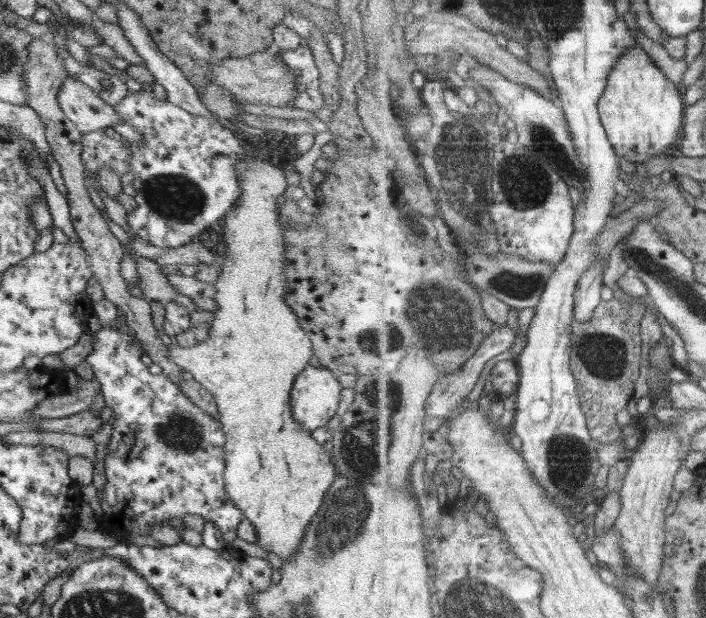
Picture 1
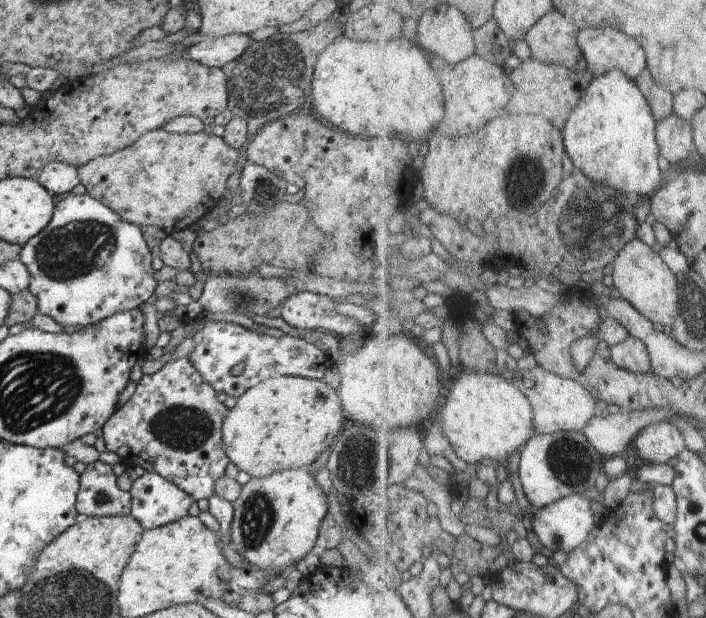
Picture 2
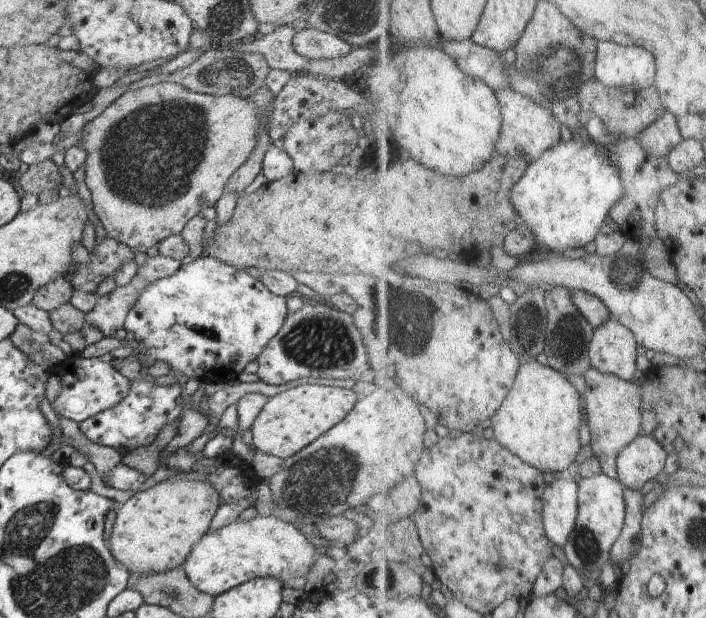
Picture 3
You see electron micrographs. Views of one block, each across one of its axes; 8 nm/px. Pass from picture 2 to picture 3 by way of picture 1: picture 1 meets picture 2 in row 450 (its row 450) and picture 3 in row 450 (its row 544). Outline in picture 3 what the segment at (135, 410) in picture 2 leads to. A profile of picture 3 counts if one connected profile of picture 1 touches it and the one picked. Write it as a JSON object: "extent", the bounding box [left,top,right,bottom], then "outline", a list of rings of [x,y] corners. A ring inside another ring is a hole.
{"extent":[80,378,218,451],"outline":[[[143,378],[130,382],[128,394],[114,404],[112,408],[106,408],[96,416],[90,416],[87,420],[80,423],[80,430],[84,436],[88,437],[93,443],[114,448],[126,448],[126,450],[134,451],[140,447],[150,446],[159,432],[163,429],[164,425],[172,425],[178,428],[180,420],[182,420],[182,411],[184,409],[196,410],[208,420],[209,429],[212,429],[218,422],[215,415],[212,413],[214,409],[209,410],[201,409],[200,402],[192,402],[192,394],[184,393],[185,385],[176,383],[172,386],[163,386],[160,384],[153,384]],[[183,396],[182,402],[178,402],[178,398]],[[204,410],[204,411],[200,411]],[[178,419],[178,421],[177,421]],[[177,421],[177,422],[176,422]]]}

